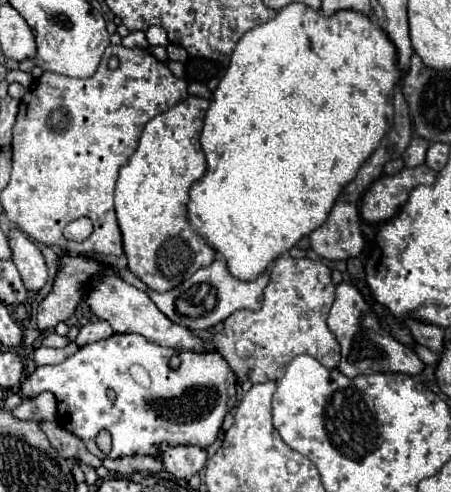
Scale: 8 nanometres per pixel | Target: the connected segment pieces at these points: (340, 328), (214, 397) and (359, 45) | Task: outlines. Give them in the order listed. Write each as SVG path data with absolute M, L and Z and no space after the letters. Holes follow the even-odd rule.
M340 283L336 287L336 299L334 299L334 305L332 305L330 313L328 313L328 329L336 335L336 341L340 345L340 365L338 365L338 369L346 377L370 375L370 373L406 373L406 375L420 375L424 371L424 363L418 359L418 355L412 349L408 349L406 345L398 343L384 329L380 329L380 323L378 323L374 311L366 305L366 301L360 295L360 291L354 285L350 285L350 283Z
M114 333L108 339L78 347L74 355L64 359L58 365L46 365L46 367L36 367L36 371L26 377L20 383L20 393L22 397L36 397L44 391L50 391L58 399L58 413L56 421L62 425L66 431L72 435L80 437L88 451L96 455L98 459L118 459L118 457L128 457L128 455L150 455L156 461L162 461L162 453L158 445L166 443L170 447L176 445L198 445L202 449L208 449L222 427L222 421L236 405L236 375L230 371L230 403L228 403L228 363L218 351L176 351L170 347L162 347L156 343L150 343L142 335L136 333ZM172 355L178 355L182 365L178 369L168 367L168 359ZM136 369L144 371L144 381L138 379L134 373ZM112 387L116 391L116 399L110 401L106 399L106 389ZM106 429L112 435L112 449L110 453L102 453L96 447L96 435Z
M290 3L284 9L276 13L274 19L250 29L234 47L230 67L226 75L222 77L220 85L216 87L212 95L206 117L204 117L204 129L202 129L202 149L206 155L208 171L202 179L192 183L190 187L190 201L186 205L188 209L188 221L192 229L206 239L206 243L226 261L226 267L232 277L240 281L252 281L258 279L282 253L290 251L300 239L308 237L316 227L324 223L328 217L332 205L336 203L342 189L356 177L362 163L374 153L374 149L380 145L380 139L386 135L386 131L392 125L392 91L398 81L398 67L396 67L396 47L388 39L384 31L380 31L374 21L362 13L356 11L338 11L332 17L322 15L320 11L314 11L302 3Z

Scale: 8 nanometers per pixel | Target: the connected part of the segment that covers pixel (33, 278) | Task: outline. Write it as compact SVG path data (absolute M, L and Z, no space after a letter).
M10 229L8 243L12 249L12 261L18 267L26 289L34 293L40 291L48 281L46 263L40 249L20 229Z

